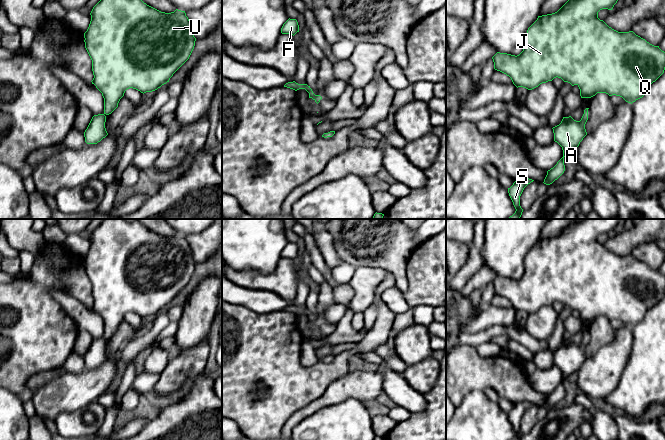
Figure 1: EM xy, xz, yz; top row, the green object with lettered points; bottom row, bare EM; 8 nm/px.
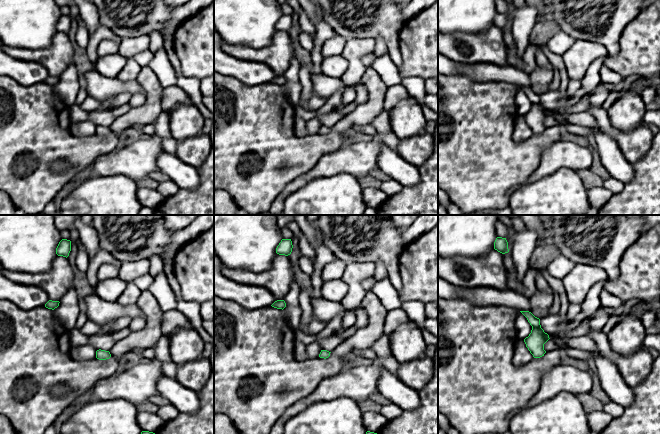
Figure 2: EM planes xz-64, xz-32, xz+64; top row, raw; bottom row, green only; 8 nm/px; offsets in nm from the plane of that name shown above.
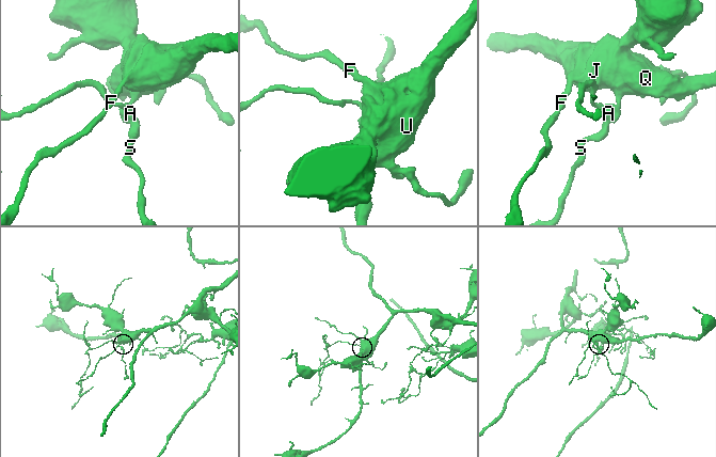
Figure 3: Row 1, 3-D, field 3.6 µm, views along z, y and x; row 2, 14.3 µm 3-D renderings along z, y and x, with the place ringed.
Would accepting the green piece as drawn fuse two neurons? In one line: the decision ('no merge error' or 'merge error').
no merge error

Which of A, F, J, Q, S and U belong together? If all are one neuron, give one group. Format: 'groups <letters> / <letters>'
groups A F J Q S U

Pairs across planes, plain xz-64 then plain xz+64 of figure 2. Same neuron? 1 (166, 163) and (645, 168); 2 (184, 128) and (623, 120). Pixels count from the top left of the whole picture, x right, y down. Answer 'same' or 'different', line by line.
1: different
2: same

